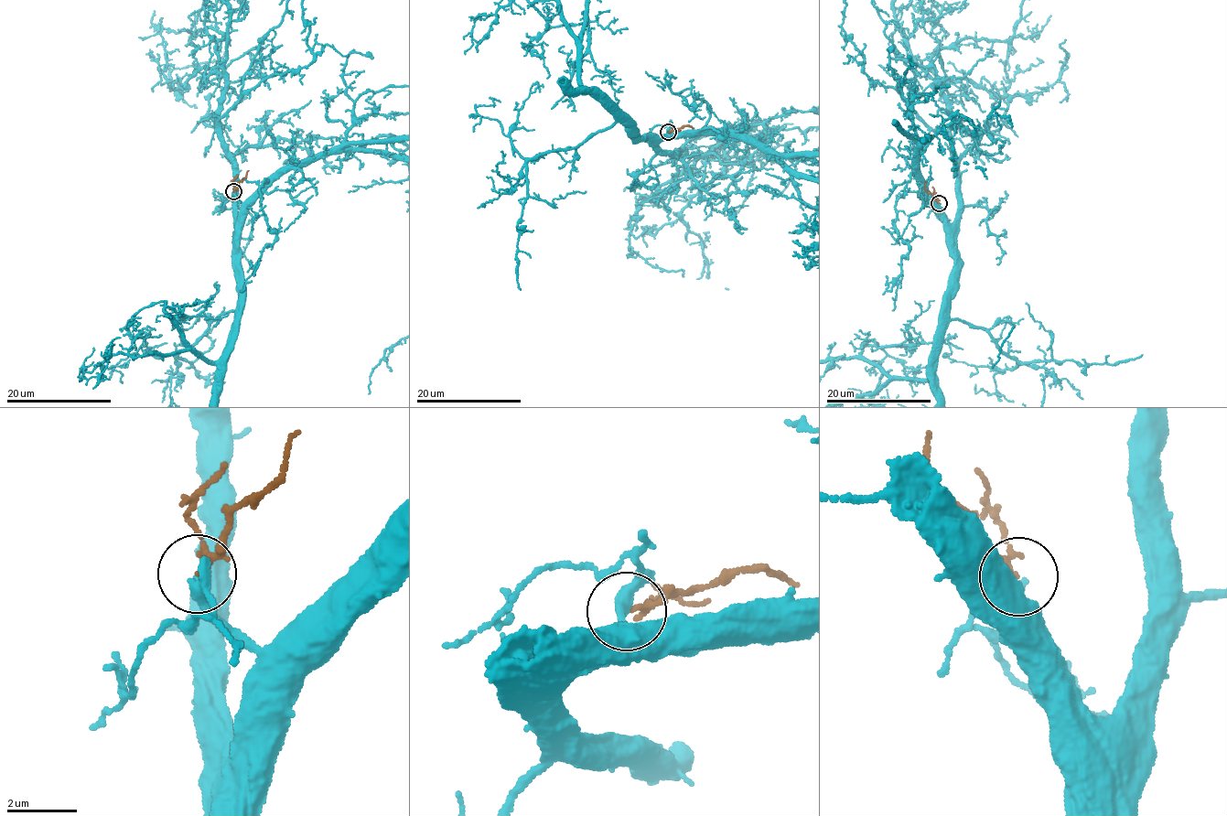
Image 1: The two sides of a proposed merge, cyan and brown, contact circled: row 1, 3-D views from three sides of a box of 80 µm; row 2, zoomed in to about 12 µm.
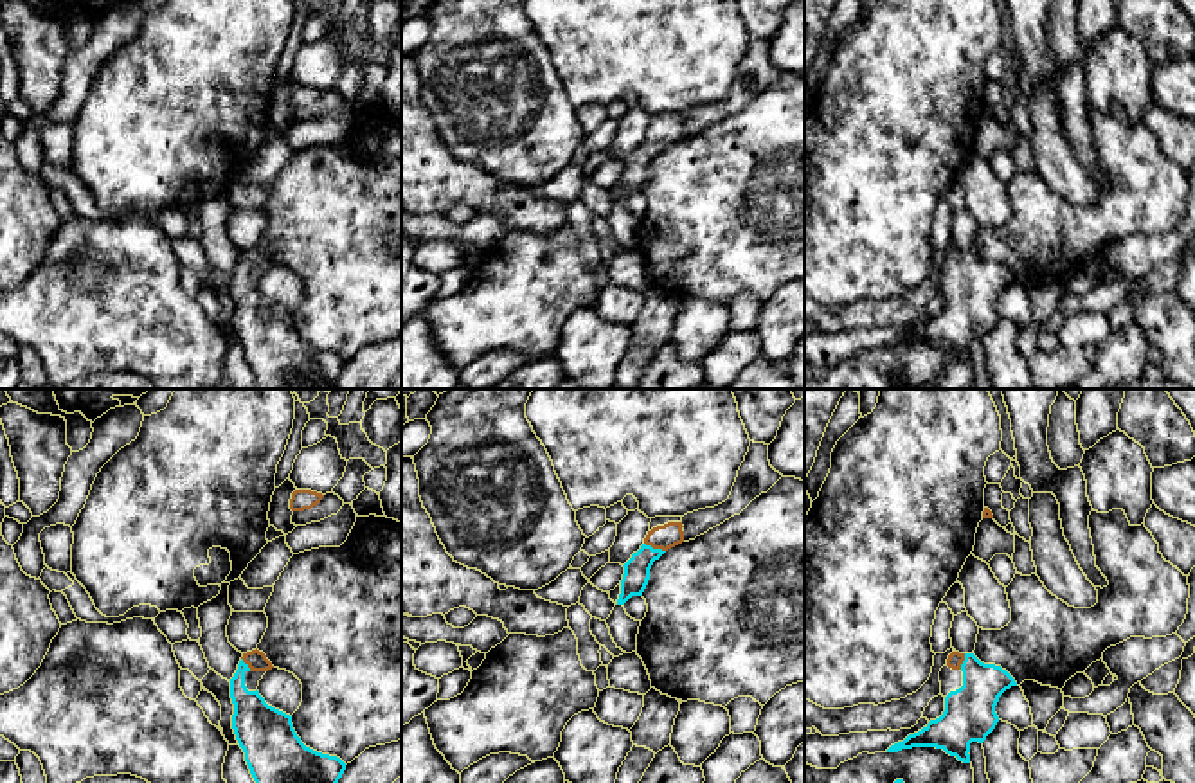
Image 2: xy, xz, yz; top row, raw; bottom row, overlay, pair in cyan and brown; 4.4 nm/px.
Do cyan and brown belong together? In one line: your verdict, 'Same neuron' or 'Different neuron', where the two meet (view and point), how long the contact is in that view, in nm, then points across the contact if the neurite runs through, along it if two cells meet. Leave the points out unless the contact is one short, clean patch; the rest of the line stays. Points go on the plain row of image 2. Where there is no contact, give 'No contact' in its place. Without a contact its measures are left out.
Same neuron. Touches cyan at xz (655, 146). Shared border 100 nm. Path across: xz (636, 173), (636, 166), (655, 146), (664, 134)

